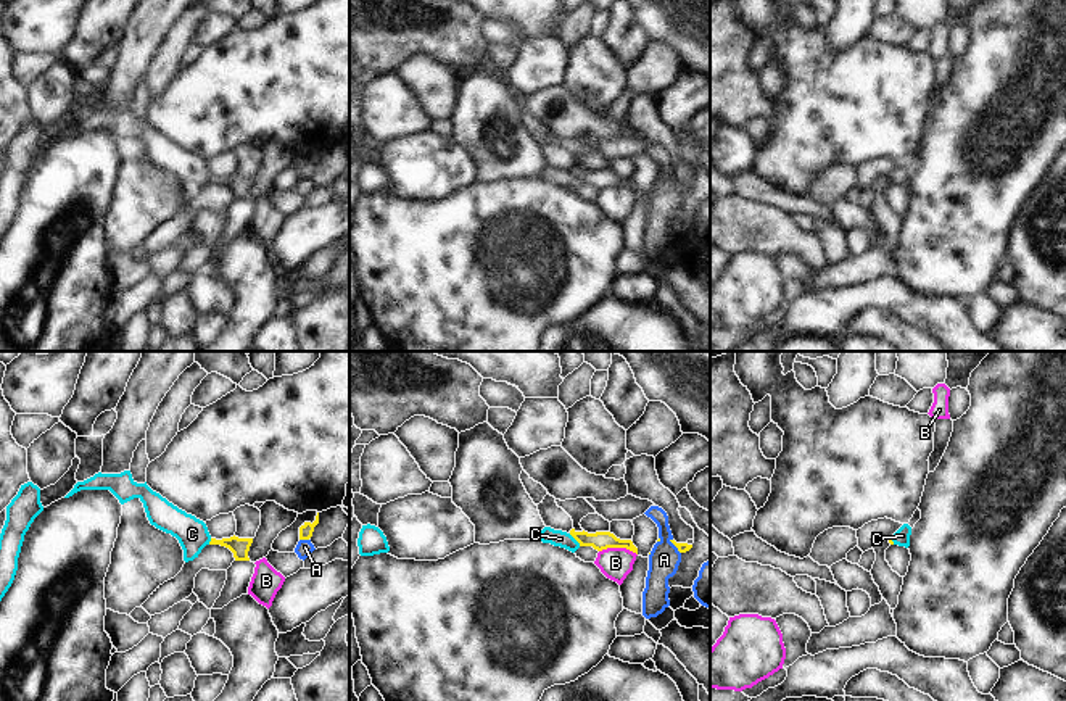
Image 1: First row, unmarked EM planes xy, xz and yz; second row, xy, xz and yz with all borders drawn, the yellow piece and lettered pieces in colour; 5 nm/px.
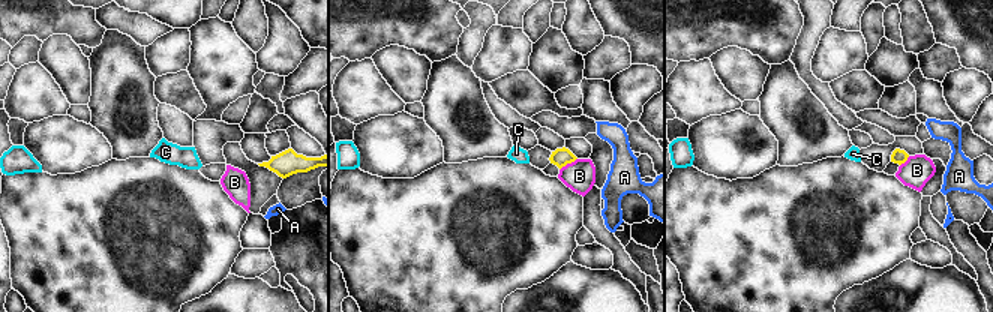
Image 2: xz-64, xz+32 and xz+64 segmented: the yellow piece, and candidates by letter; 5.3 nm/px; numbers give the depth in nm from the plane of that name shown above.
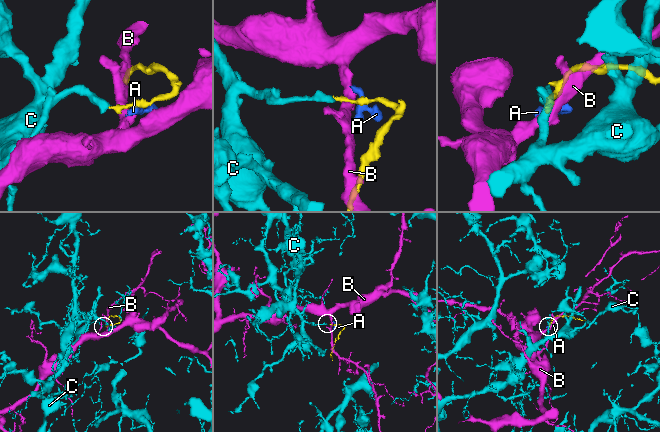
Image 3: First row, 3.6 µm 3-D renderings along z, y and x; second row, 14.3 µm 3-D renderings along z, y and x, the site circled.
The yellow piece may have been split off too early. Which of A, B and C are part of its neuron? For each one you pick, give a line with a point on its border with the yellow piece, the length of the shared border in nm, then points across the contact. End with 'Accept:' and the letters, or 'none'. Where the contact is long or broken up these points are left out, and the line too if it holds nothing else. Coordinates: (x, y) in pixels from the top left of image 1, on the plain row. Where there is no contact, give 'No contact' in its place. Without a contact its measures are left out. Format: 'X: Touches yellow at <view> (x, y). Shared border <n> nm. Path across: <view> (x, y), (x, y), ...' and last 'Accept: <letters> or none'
C: Touches yellow at xz (575, 178). Shared border 90 nm. Path across: xz (601, 179), (575, 178), (561, 178)
Accept: C

